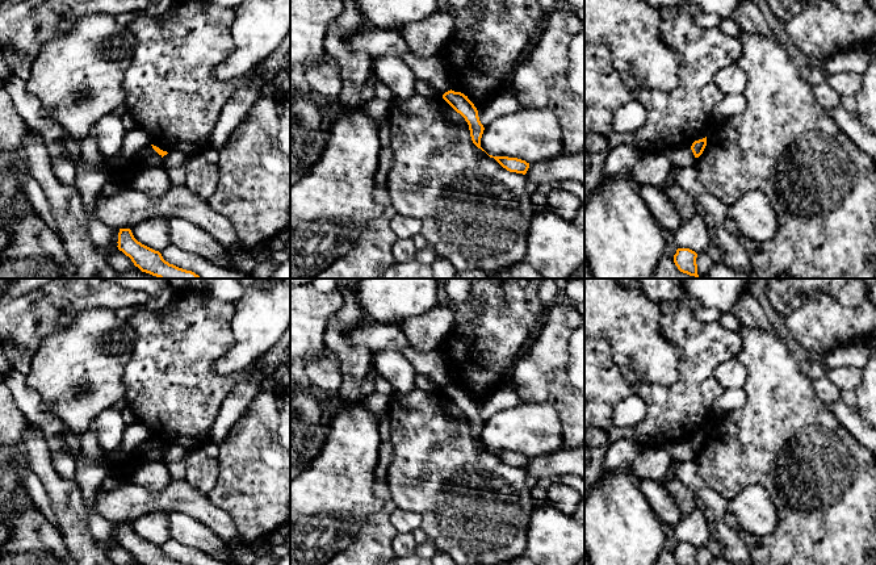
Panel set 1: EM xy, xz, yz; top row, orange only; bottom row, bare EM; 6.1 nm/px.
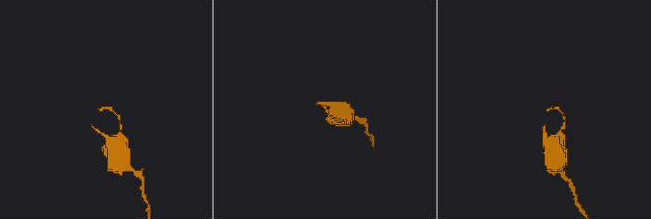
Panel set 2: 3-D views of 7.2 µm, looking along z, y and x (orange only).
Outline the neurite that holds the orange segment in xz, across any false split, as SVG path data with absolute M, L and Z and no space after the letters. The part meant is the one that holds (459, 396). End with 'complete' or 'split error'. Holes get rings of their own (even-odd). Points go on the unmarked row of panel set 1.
M448 385L443 389L443 393L457 406L460 407L469 419L470 431L473 438L485 445L481 441L481 432L483 428L483 419L479 415L478 405L474 398L461 386Z | complete

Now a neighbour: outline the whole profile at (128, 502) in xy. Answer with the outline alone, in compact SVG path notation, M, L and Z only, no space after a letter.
M171 478L160 491L151 491L133 481L114 490L99 490L95 508L113 523L131 523L155 511L179 511L213 530L227 545L244 544L232 518L185 478Z

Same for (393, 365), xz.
M380 351L373 355L376 371L386 378L399 394L415 388L416 372L401 351Z

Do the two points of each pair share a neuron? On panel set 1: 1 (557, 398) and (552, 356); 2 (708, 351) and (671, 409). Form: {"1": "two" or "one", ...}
{"1": "one", "2": "one"}

